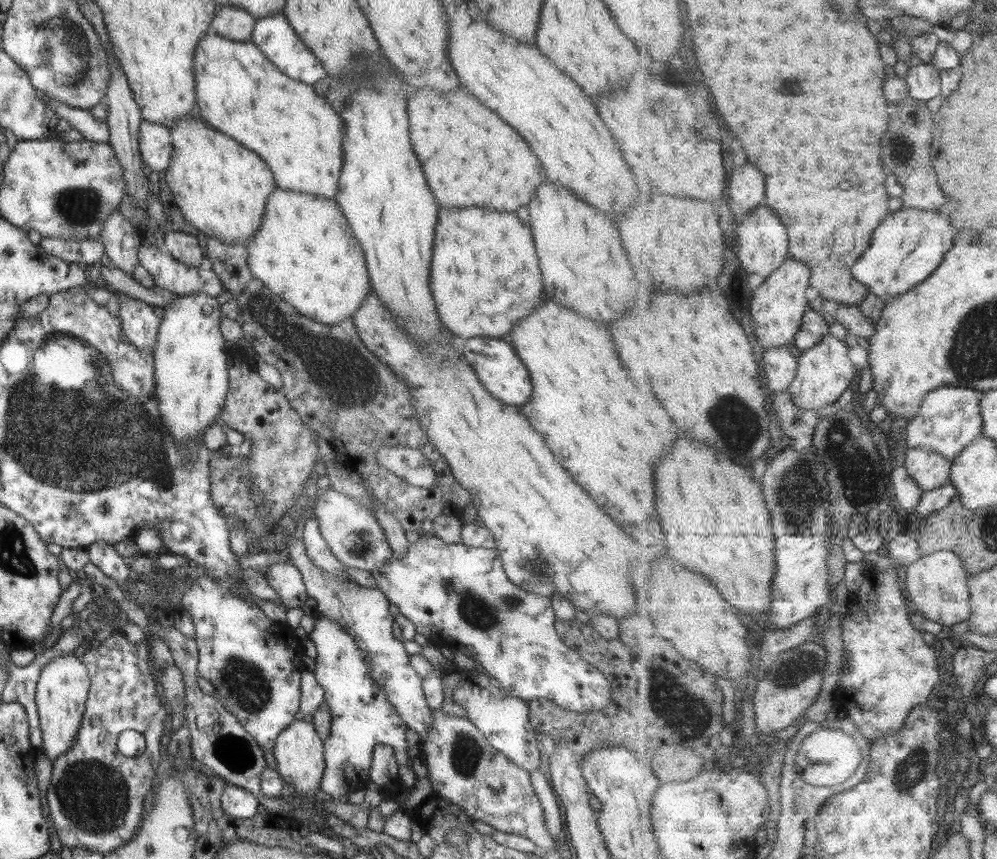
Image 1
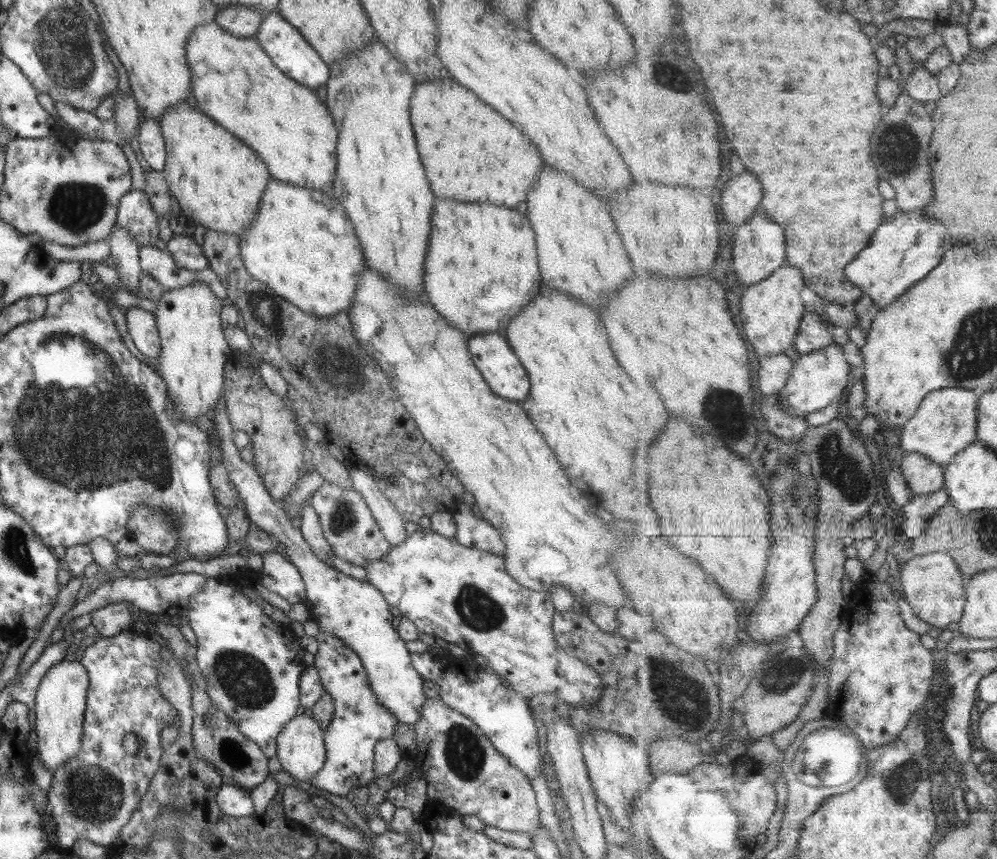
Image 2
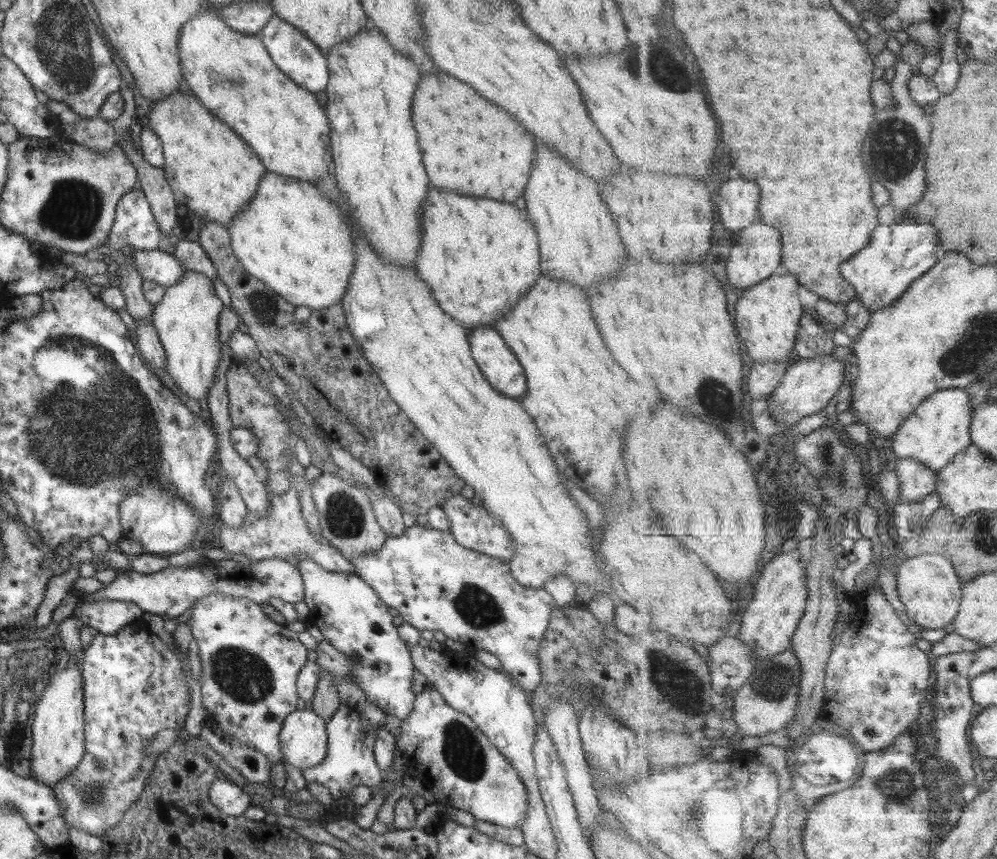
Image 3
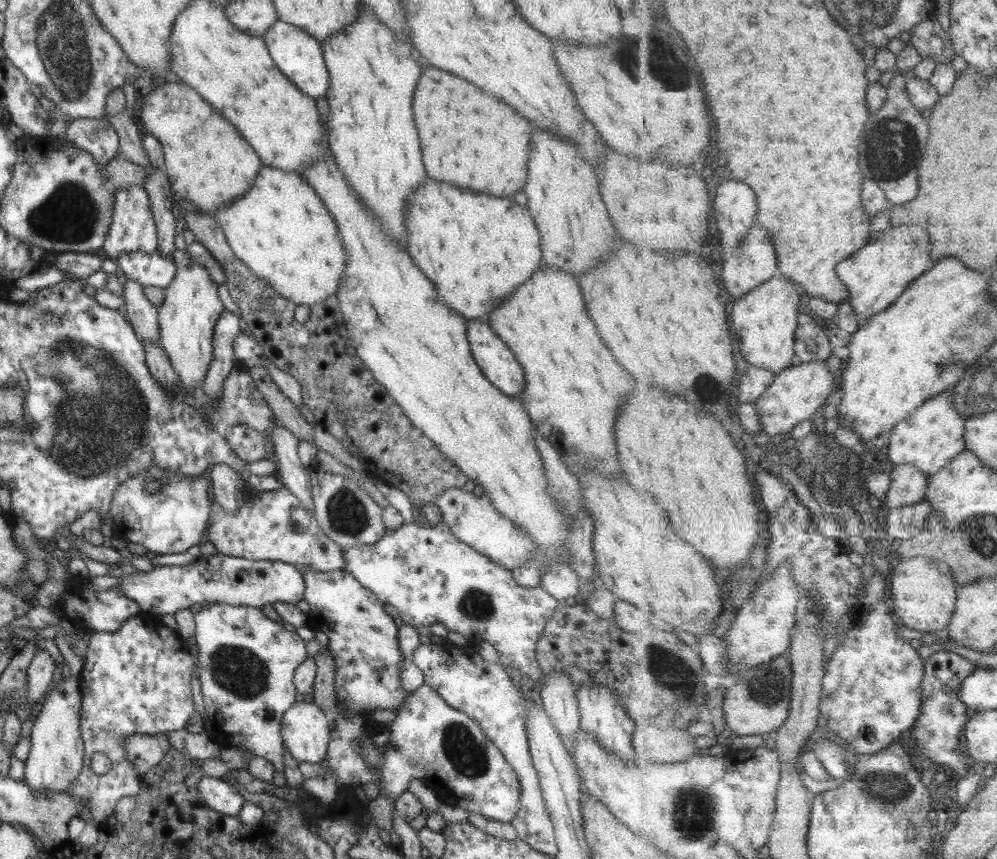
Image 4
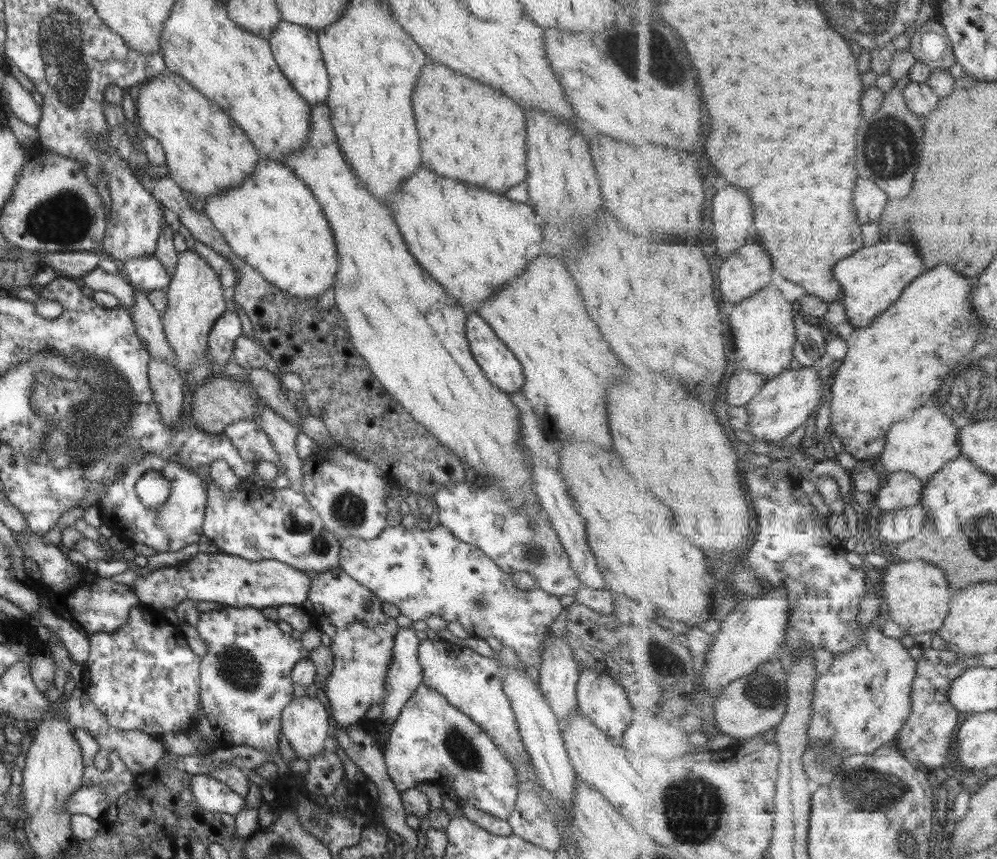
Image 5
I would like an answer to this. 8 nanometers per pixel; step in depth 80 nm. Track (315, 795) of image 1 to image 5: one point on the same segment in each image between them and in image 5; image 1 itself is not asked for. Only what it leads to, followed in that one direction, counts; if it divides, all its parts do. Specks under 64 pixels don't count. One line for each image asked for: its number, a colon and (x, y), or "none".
2: (300, 750)
3: (302, 736)
4: (304, 729)
5: (304, 723)

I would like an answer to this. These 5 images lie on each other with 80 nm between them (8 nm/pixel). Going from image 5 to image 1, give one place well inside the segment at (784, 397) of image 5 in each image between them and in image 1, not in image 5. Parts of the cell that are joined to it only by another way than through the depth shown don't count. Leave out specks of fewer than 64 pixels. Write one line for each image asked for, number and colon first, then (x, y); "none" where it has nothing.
1: (824, 372)
2: (818, 378)
3: (809, 384)
4: (798, 392)

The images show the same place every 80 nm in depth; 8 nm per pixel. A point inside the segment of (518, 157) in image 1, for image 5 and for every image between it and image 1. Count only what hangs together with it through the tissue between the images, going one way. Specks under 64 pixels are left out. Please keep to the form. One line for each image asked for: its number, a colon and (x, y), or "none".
2: (469, 153)
3: (469, 145)
4: (467, 138)
5: (468, 131)

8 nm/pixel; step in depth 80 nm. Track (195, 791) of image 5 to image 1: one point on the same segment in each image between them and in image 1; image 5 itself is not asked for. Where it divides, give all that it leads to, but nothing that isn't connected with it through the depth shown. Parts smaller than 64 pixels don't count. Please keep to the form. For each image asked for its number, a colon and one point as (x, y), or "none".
1: (236, 802)
2: (232, 800)
3: (225, 795)
4: (217, 795)

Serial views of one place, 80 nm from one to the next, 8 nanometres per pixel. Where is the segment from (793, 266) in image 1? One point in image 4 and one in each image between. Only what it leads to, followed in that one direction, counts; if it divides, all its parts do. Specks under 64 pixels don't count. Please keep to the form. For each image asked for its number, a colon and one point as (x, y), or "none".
2: (771, 311)
3: (768, 315)
4: (765, 321)

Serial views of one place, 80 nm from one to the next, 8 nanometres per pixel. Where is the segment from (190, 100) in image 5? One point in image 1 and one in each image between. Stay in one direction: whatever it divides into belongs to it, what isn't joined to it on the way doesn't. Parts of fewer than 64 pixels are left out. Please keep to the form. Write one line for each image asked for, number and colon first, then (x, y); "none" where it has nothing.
1: (220, 187)
2: (217, 181)
3: (212, 172)
4: (206, 161)

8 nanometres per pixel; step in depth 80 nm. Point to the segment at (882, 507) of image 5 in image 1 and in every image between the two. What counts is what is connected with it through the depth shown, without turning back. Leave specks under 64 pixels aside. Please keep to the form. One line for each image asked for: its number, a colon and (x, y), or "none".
1: (931, 470)
2: (924, 476)
3: (916, 480)
4: (909, 485)

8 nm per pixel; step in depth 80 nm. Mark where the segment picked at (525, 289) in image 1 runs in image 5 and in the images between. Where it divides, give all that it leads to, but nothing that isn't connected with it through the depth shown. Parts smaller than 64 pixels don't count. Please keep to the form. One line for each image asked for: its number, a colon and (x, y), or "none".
2: (480, 266)
3: (477, 256)
4: (476, 249)
5: (471, 240)

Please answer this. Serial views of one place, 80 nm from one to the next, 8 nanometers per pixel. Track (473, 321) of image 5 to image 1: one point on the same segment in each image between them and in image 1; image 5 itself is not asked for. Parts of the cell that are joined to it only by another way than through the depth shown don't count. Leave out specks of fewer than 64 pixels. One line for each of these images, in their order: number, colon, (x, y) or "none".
1: (498, 368)
2: (491, 355)
3: (499, 366)
4: (499, 366)

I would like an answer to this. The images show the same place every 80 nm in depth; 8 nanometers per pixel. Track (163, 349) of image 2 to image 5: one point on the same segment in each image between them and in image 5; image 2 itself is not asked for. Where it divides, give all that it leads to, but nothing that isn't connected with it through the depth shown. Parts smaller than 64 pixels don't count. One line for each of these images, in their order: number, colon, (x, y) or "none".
3: (186, 318)
4: (186, 319)
5: (195, 296)

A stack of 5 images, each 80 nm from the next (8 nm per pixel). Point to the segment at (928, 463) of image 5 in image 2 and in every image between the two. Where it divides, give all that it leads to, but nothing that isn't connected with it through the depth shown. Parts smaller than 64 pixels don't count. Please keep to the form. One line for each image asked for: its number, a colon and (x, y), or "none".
2: (945, 425)
3: (940, 428)
4: (932, 437)

